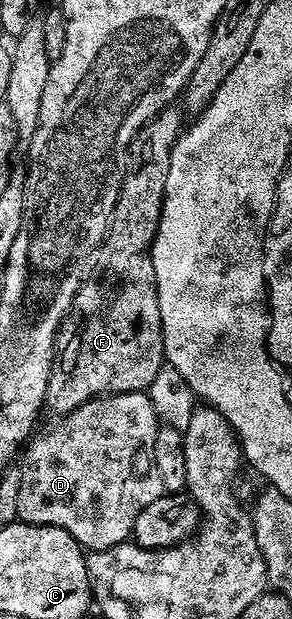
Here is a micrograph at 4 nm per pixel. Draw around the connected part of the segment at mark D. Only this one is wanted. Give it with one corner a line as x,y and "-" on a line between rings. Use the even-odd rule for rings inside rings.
142,390
106,394
102,398
91,398
57,422
60,423
45,434
37,433
23,451
24,462
19,463
22,488
18,488
17,519
35,526
62,528
88,552
125,545
132,537
138,512
164,493
154,464
154,440
158,429
154,404

